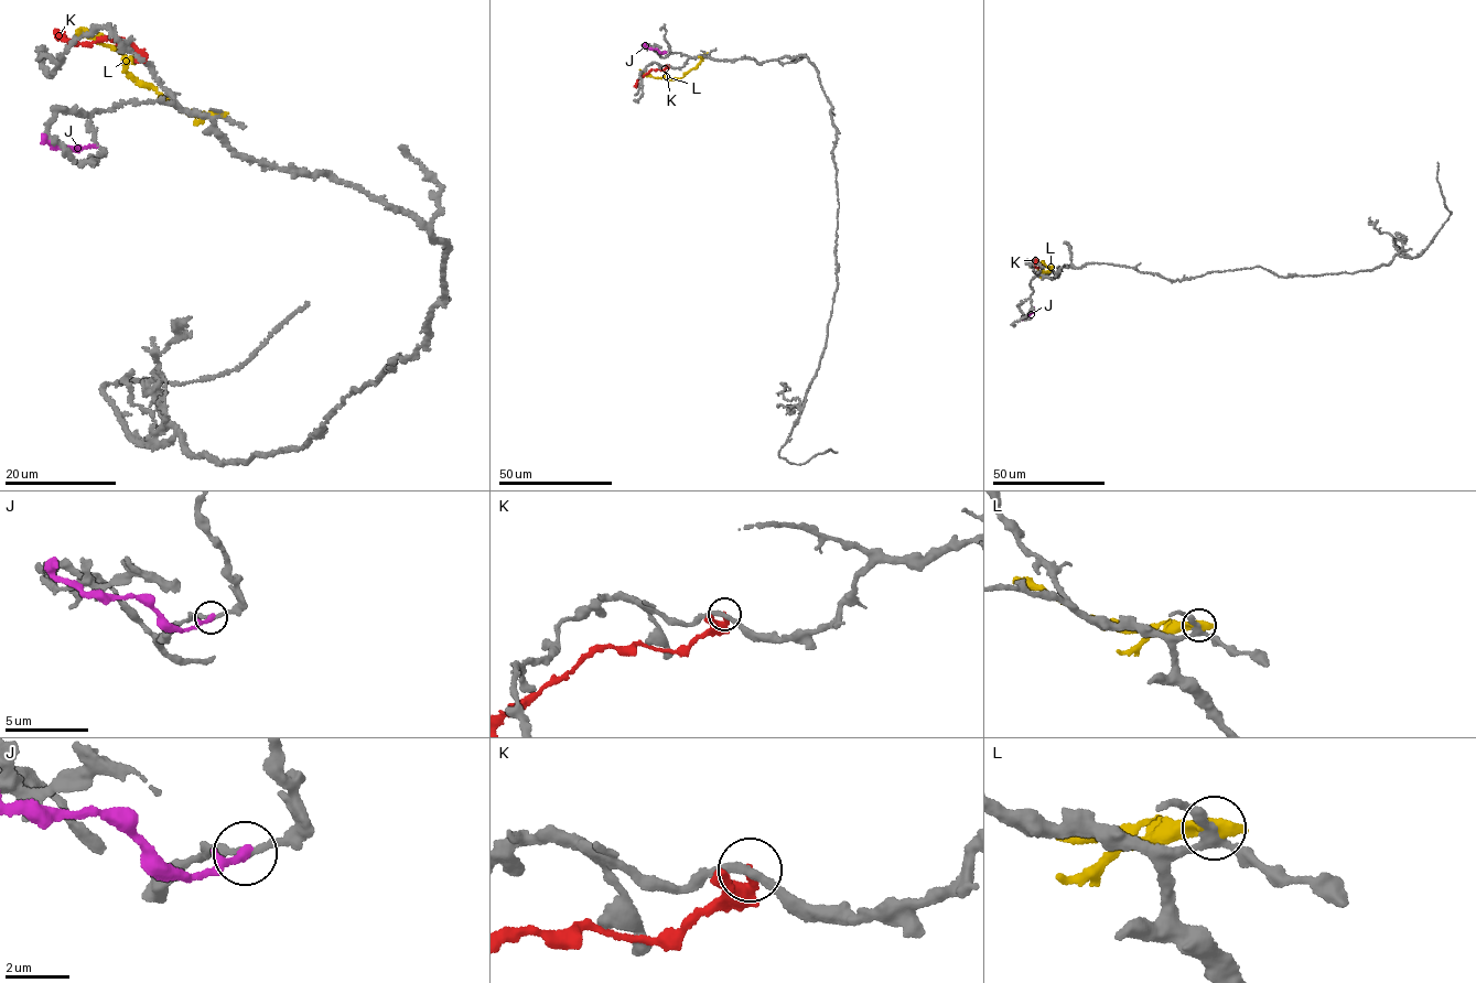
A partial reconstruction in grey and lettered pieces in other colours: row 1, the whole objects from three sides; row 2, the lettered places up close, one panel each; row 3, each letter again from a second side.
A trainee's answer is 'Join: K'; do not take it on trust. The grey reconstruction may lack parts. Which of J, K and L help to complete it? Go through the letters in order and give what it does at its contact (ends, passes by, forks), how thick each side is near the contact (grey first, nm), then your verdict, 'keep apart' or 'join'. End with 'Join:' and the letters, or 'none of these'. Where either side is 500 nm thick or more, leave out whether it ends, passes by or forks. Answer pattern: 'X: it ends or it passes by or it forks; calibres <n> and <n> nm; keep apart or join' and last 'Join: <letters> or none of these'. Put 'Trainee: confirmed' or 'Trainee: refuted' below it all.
J: it ends; calibres 220 and 280 nm; keep apart
K: it ends; calibres 280 and 260 nm; keep apart
L: calibres 280 and 500 nm; keep apart
Join: none of these
Trainee: refuted

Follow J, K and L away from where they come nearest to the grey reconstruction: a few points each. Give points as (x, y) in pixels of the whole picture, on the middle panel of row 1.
J: (666, 52), (659, 53), (644, 43)
K: (668, 65), (652, 69), (634, 85)
L: (706, 53), (701, 62), (679, 78), (644, 75), (640, 68)

